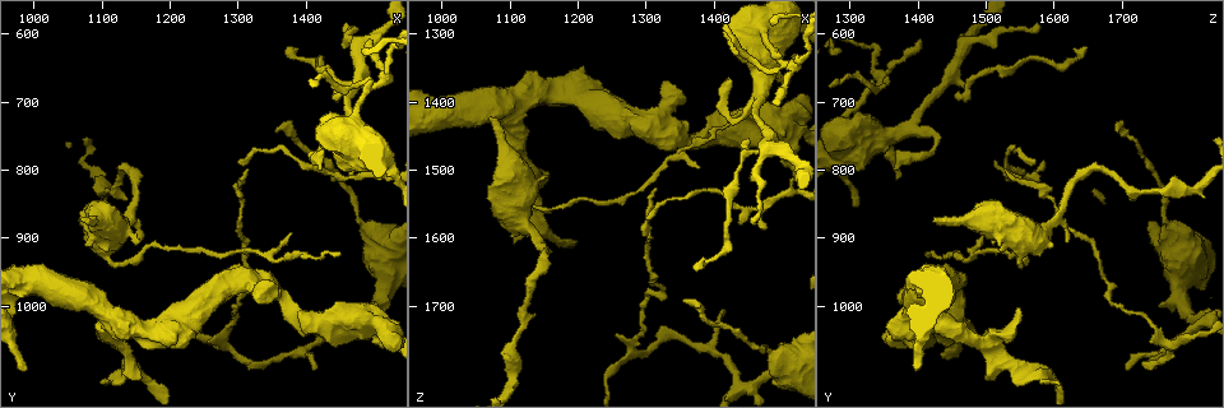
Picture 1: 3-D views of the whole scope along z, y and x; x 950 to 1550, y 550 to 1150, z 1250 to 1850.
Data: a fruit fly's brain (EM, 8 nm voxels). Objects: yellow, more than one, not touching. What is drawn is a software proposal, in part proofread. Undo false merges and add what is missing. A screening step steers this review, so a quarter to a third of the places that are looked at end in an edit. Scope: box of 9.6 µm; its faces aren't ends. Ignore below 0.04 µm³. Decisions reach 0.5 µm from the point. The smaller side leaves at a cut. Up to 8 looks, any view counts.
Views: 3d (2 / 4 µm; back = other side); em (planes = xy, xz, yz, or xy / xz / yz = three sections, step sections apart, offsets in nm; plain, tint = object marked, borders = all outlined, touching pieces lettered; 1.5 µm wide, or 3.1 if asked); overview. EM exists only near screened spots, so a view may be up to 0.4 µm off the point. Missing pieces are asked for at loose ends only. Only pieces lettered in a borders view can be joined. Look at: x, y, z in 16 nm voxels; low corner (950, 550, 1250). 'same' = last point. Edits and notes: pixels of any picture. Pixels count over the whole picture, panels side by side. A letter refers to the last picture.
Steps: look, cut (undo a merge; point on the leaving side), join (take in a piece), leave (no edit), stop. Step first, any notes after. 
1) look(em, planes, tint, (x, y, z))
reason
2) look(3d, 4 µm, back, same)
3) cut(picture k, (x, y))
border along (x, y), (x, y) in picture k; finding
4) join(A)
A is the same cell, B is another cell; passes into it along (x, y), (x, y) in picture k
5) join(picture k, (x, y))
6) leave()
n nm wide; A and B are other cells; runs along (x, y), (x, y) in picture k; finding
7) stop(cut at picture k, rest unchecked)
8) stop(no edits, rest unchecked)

look(3d, 2 µm, (1410, 1060, 1765))
a narrow waist

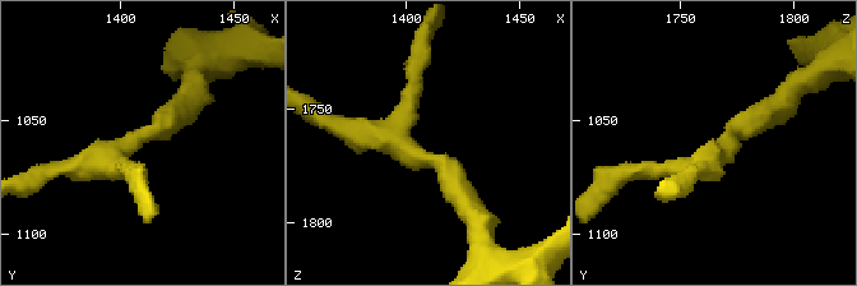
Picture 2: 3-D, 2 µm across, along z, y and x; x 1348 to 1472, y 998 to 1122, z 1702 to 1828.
look(em, planes, tint, (1409, 1058, 1771))
need the tissue

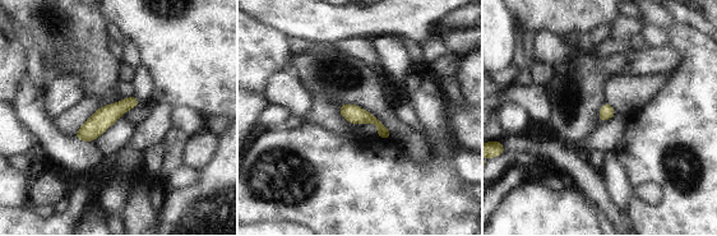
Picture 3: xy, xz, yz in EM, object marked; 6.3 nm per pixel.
look(em, planes, borders, same)

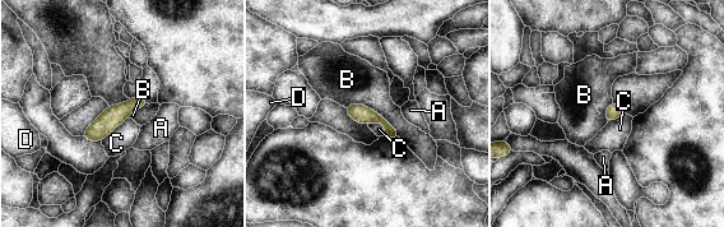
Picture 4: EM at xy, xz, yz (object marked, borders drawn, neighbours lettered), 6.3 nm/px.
leave()
A, B, C and D are other cells; runs along (143, 102), (131, 103), (87, 137) in picture 4; continuous, no second neuron

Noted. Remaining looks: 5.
look(em, yz, step 4, tint, (1075, 875, 1425))
an open end

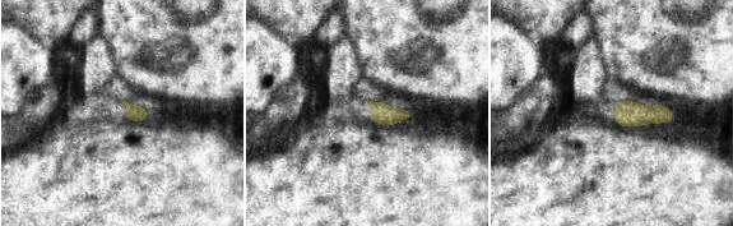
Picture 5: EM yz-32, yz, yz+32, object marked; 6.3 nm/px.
look(em, yz, step 4, borders, same)
see the neighbours

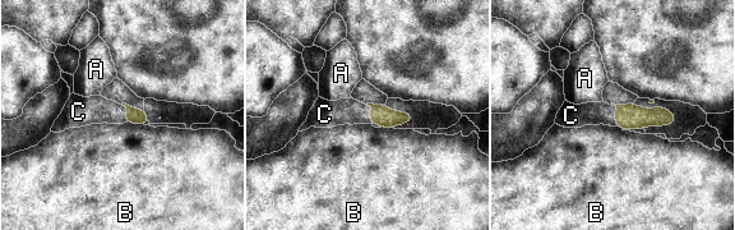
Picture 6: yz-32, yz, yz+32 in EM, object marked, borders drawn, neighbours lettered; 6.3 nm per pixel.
join(C)
C is the same cell, A and B are other cells; passes into it along (627, 116), (615, 115), (592, 113) in picture 6; it goes on there

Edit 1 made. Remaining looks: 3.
look(overview)
redraw

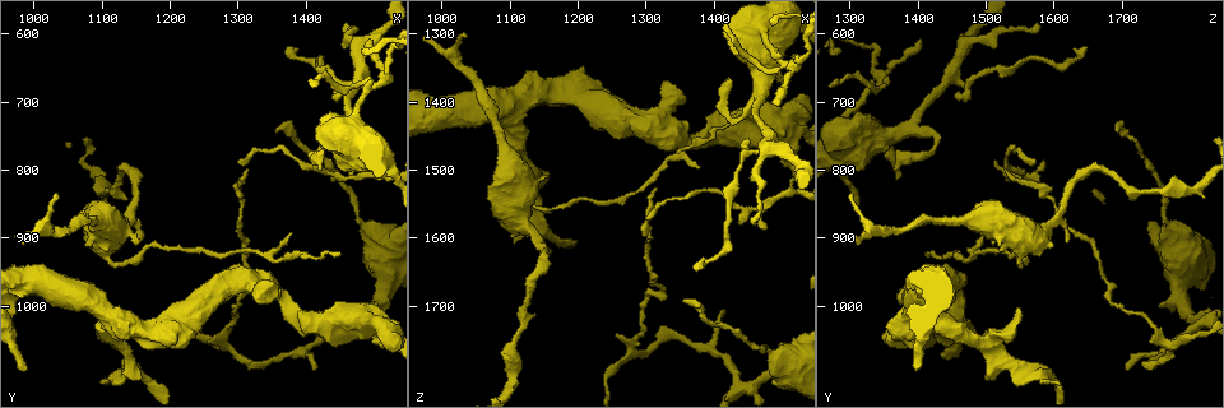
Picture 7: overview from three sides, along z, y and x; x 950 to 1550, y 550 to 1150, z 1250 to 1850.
look(3d, 2 µm, (1425, 800, 1365))
free end

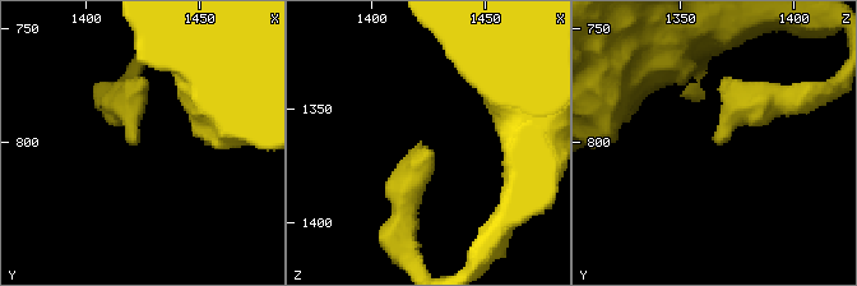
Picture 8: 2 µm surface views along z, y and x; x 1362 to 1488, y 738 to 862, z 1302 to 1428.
look(em, planes, borders, (1424, 802, 1366))

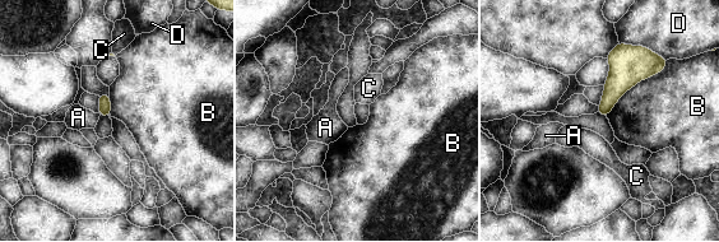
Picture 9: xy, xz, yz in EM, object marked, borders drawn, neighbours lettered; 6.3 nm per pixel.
leave()
A, B, C and D are other cells; border along (668, 61), (606, 116) in picture 9; no lettered piece goes on from it

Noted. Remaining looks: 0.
stop(join at picture 6, rest unchecked)

